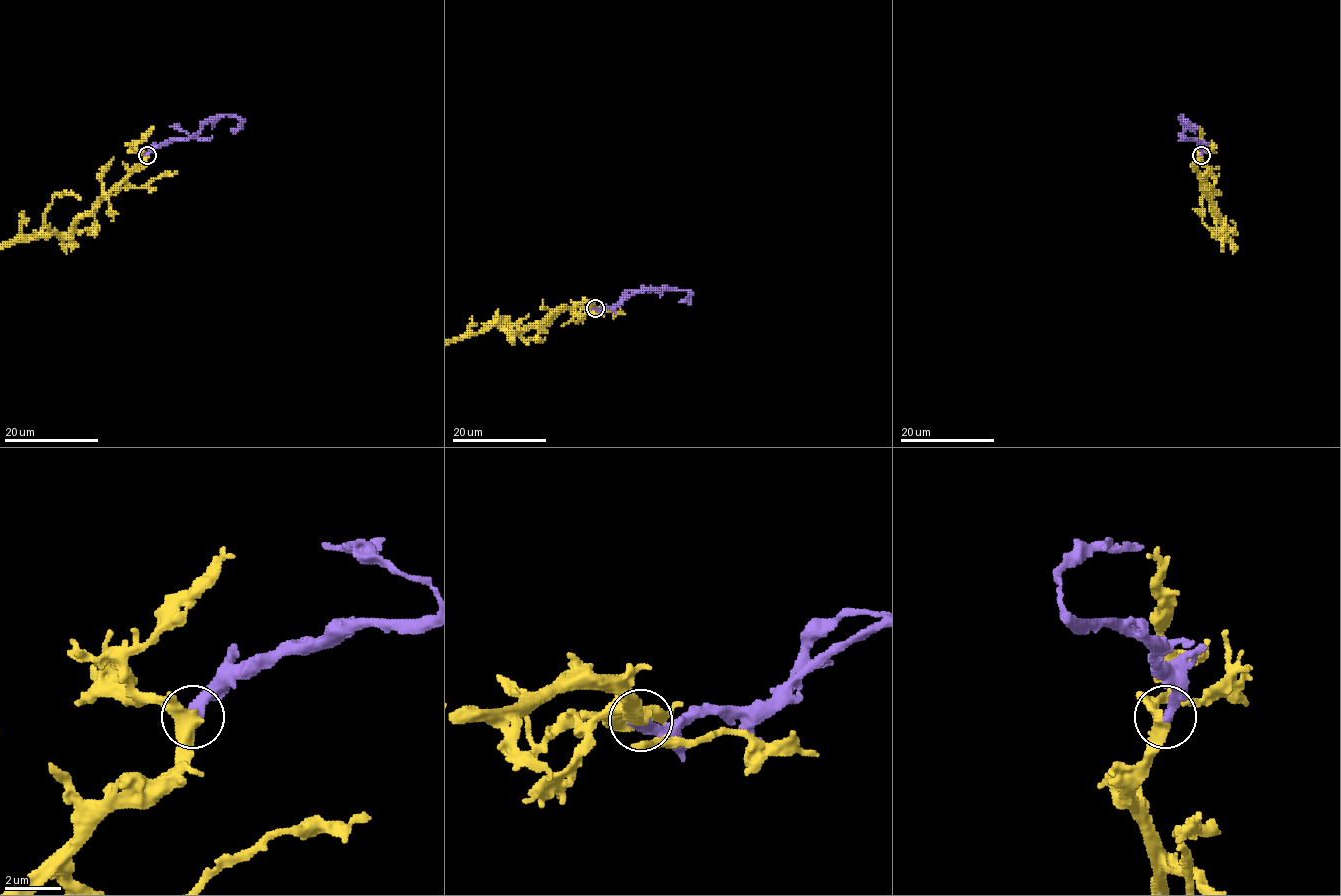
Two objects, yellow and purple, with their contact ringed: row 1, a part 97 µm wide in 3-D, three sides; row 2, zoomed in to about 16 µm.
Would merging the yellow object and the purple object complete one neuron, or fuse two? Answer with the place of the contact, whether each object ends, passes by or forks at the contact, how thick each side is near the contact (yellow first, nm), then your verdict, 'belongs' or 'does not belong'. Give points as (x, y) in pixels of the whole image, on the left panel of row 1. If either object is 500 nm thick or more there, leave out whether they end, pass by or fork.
at (147, 155); yellow passes by; purple ends there; 440 nm thick on the yellow side, 460 nm on the other; belongs

